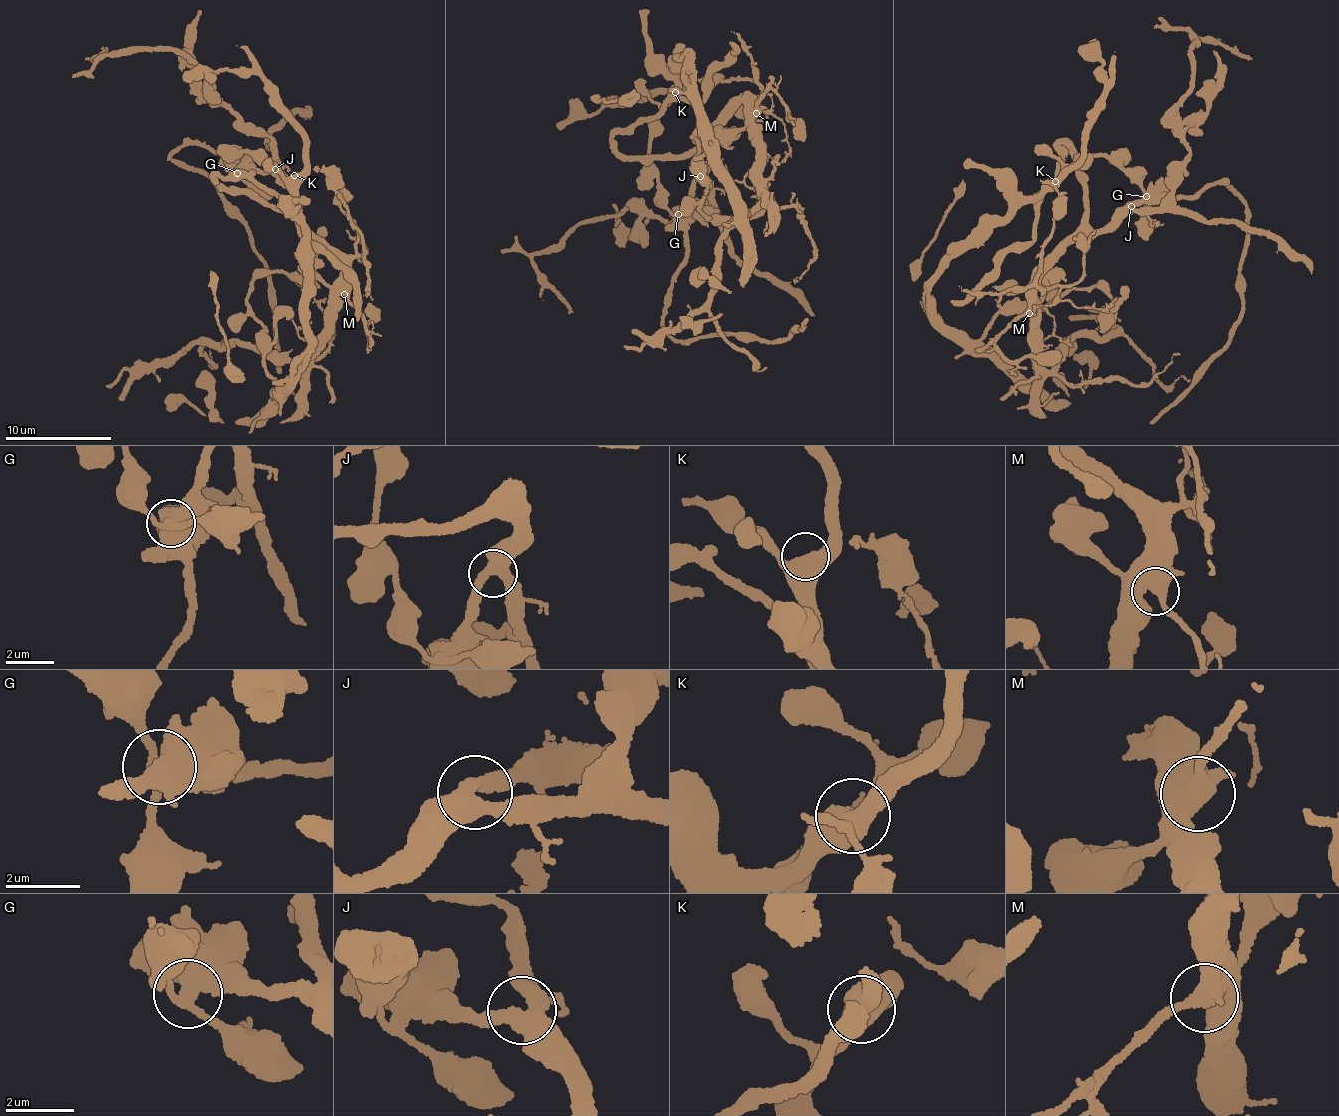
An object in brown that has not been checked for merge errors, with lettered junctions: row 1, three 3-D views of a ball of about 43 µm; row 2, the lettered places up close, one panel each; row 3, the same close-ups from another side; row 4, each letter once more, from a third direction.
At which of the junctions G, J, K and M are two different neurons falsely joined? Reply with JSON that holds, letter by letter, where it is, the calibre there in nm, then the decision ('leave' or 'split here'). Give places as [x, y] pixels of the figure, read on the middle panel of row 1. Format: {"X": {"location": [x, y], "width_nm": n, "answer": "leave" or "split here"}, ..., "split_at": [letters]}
{"G": {"location": [678, 214], "width_nm": 400, "answer": "split here"}, "J": {"location": [700, 176], "width_nm": 420, "answer": "leave"}, "K": {"location": [675, 92], "width_nm": 460, "answer": "leave"}, "M": {"location": [756, 113], "width_nm": 480, "answer": "leave"}, "split_at": ["G"]}

